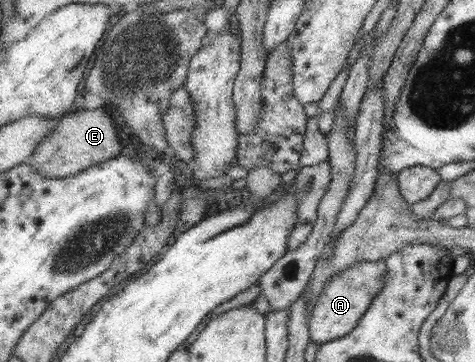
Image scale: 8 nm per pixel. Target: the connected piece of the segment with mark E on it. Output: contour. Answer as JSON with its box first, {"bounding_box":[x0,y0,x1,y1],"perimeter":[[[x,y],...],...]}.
{"bounding_box":[29,106,122,178],"perimeter":[[[103,106],[88,110],[81,107],[62,114],[51,133],[43,138],[29,156],[30,165],[44,178],[65,177],[79,173],[97,162],[107,161],[120,154],[122,146],[112,115]]]}

